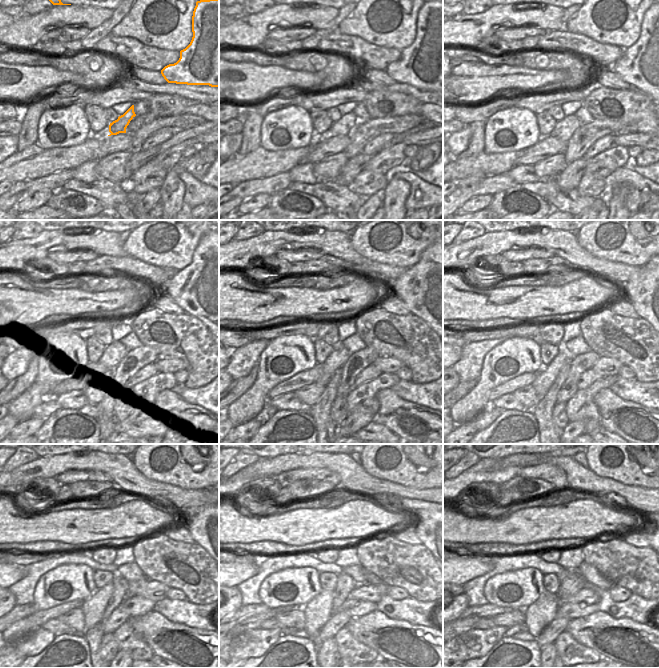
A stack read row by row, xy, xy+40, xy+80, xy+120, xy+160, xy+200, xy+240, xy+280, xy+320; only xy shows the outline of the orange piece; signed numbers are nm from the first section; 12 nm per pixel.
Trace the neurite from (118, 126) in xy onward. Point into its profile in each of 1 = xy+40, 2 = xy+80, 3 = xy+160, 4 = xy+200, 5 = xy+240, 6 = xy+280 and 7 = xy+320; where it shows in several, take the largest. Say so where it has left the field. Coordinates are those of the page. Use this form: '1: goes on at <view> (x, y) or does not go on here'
1: goes on at xy+40 (343, 126)
2: goes on at xy+80 (564, 129)
3: goes on at xy+160 (340, 355)
4: goes on at xy+200 (546, 376)
5: goes on at xy+240 (93, 608)
6: goes on at xy+280 (318, 611)
7: goes on at xy+320 (542, 612)

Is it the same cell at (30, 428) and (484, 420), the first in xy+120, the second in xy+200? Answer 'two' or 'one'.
two

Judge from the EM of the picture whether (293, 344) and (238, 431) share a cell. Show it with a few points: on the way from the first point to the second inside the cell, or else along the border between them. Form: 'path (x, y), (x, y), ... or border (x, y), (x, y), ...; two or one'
border (254, 418), (234, 426); two

